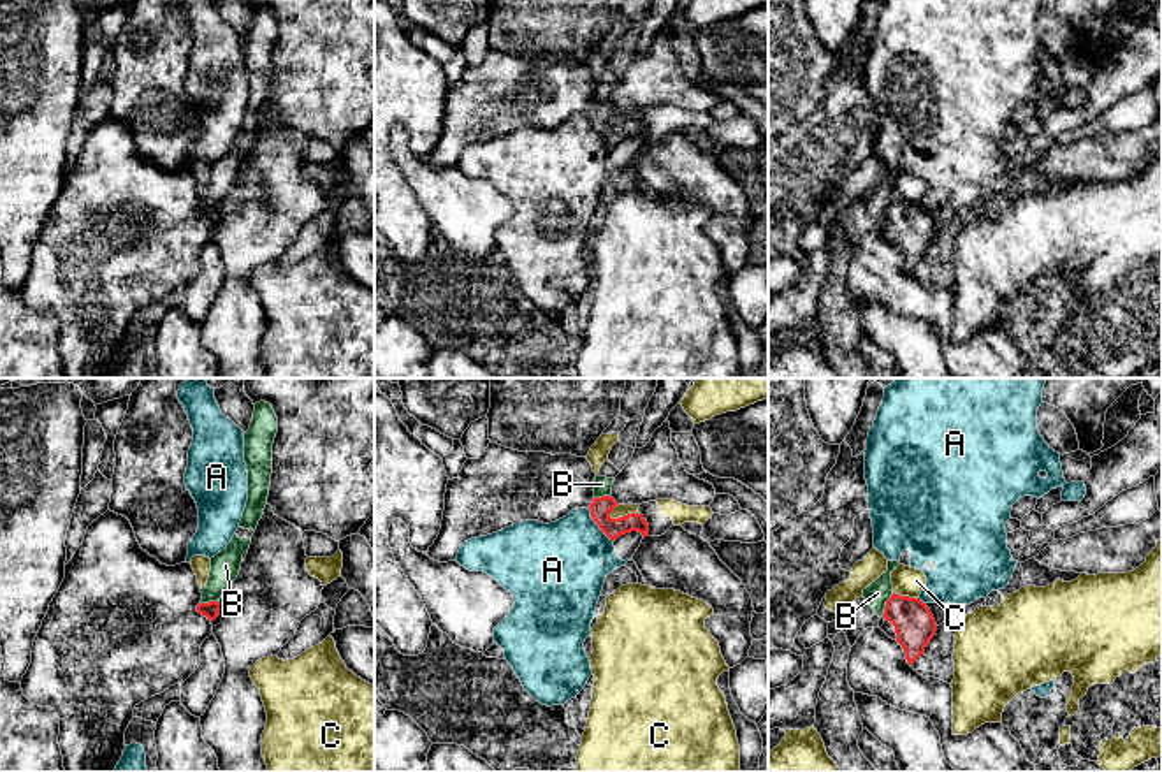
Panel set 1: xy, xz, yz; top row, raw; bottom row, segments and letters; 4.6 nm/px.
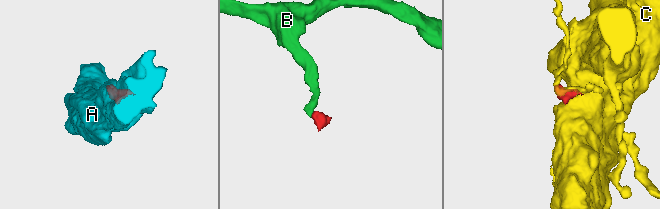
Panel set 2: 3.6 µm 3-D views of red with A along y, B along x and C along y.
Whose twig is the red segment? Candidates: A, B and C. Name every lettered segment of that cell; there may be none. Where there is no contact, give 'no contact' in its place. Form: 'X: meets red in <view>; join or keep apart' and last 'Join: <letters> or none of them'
A: meets red in xz; keep apart
B: meets red in yz; keep apart
C: meets red in xz; keep apart
Join: none of them

